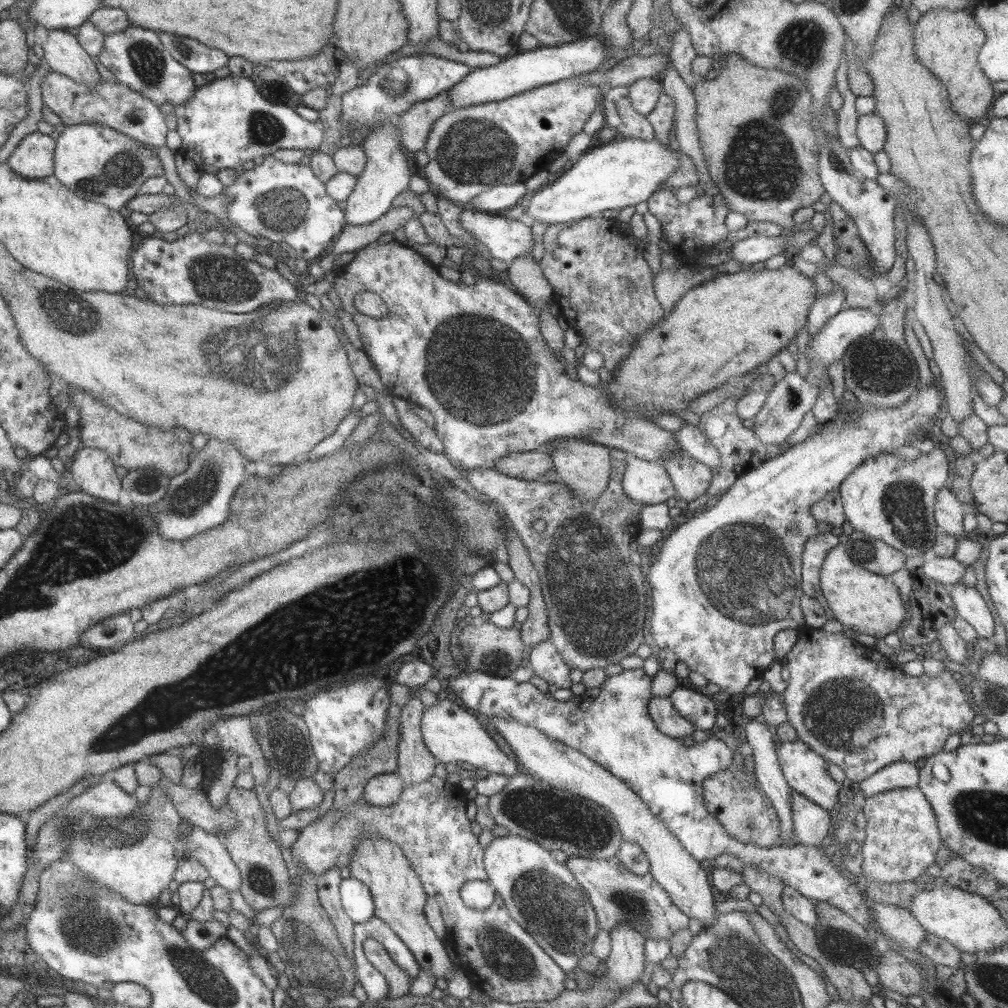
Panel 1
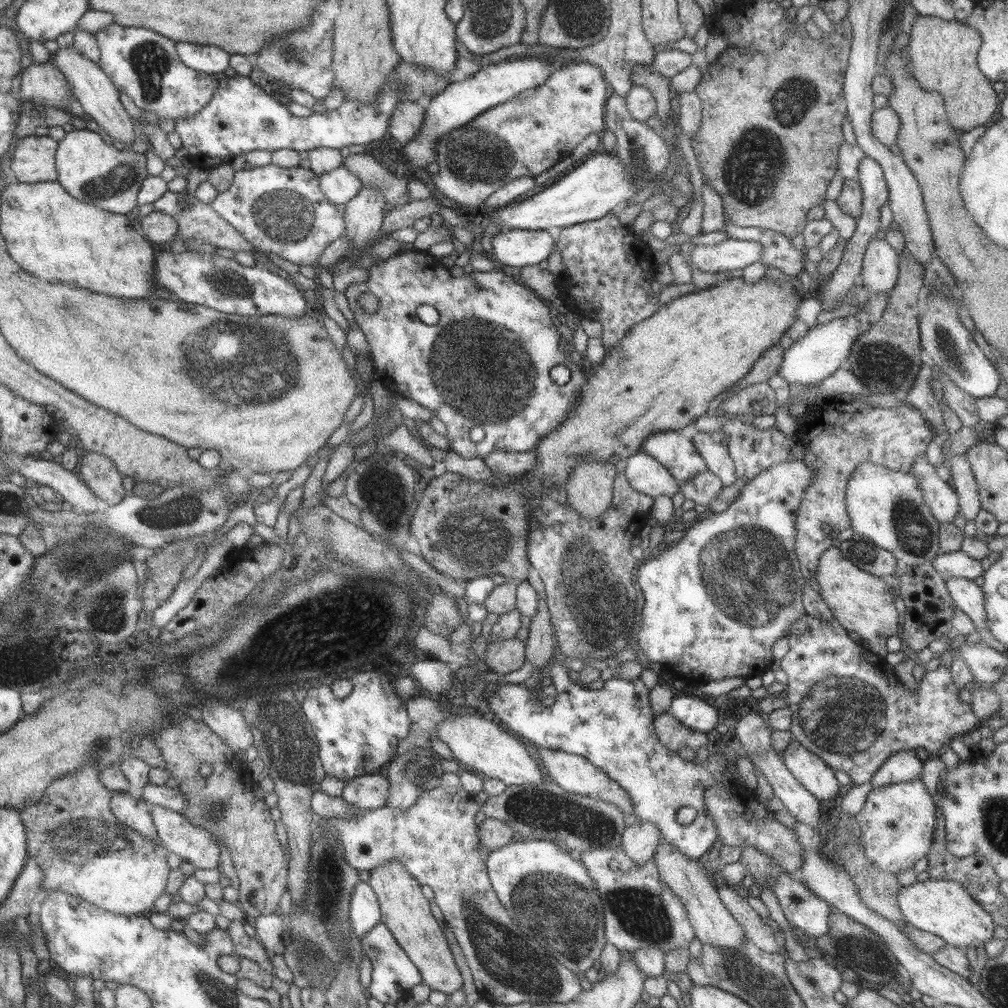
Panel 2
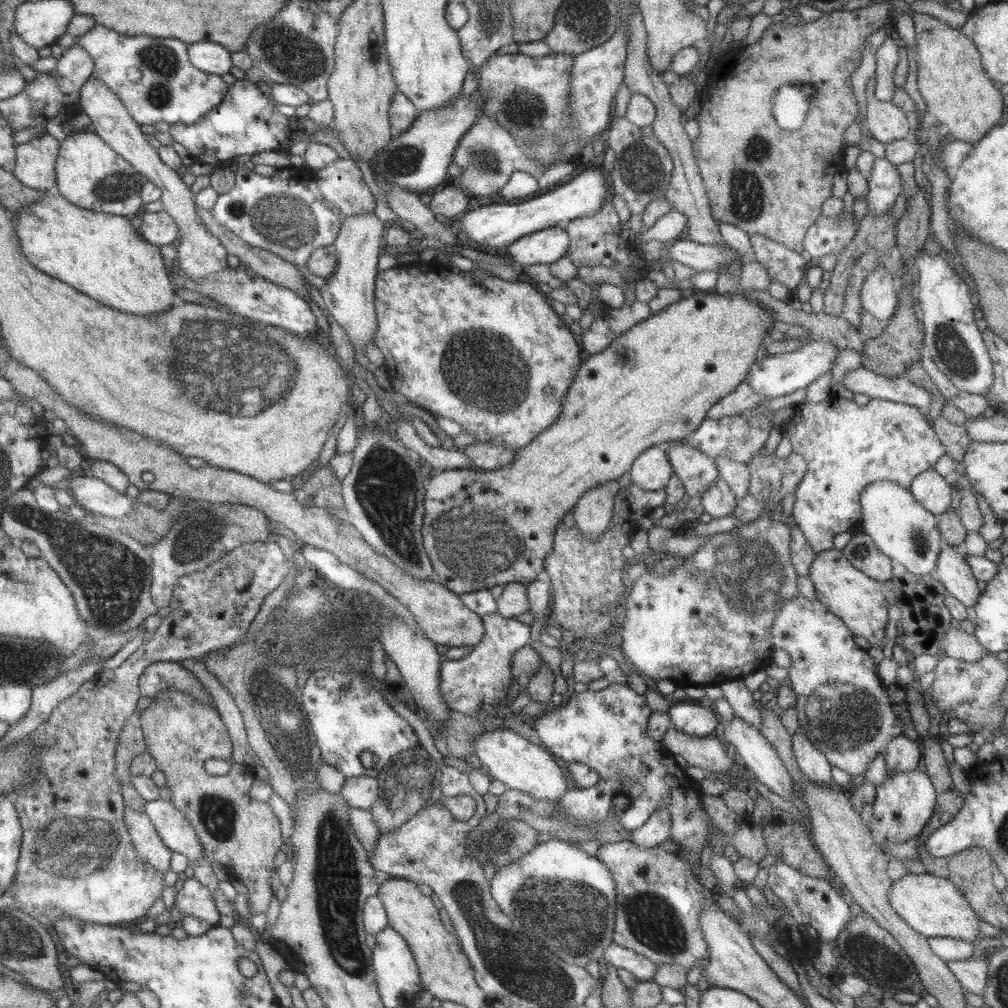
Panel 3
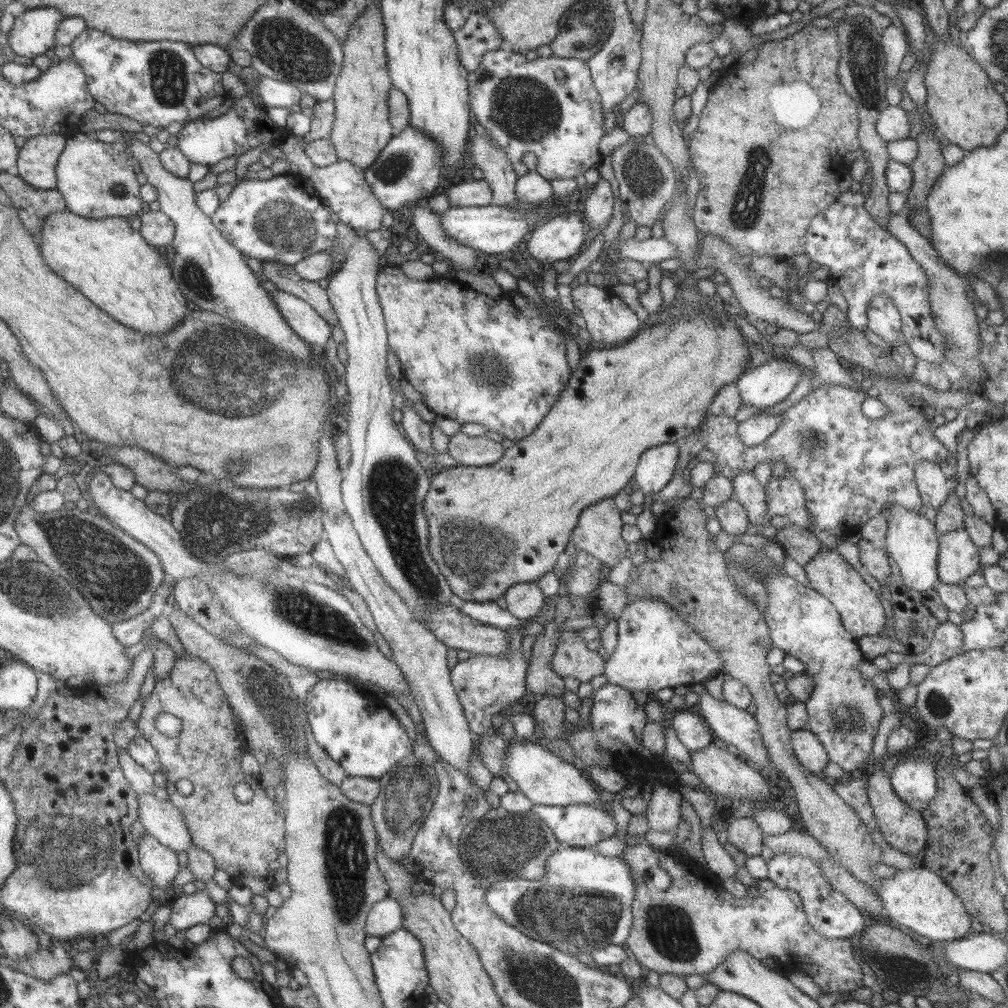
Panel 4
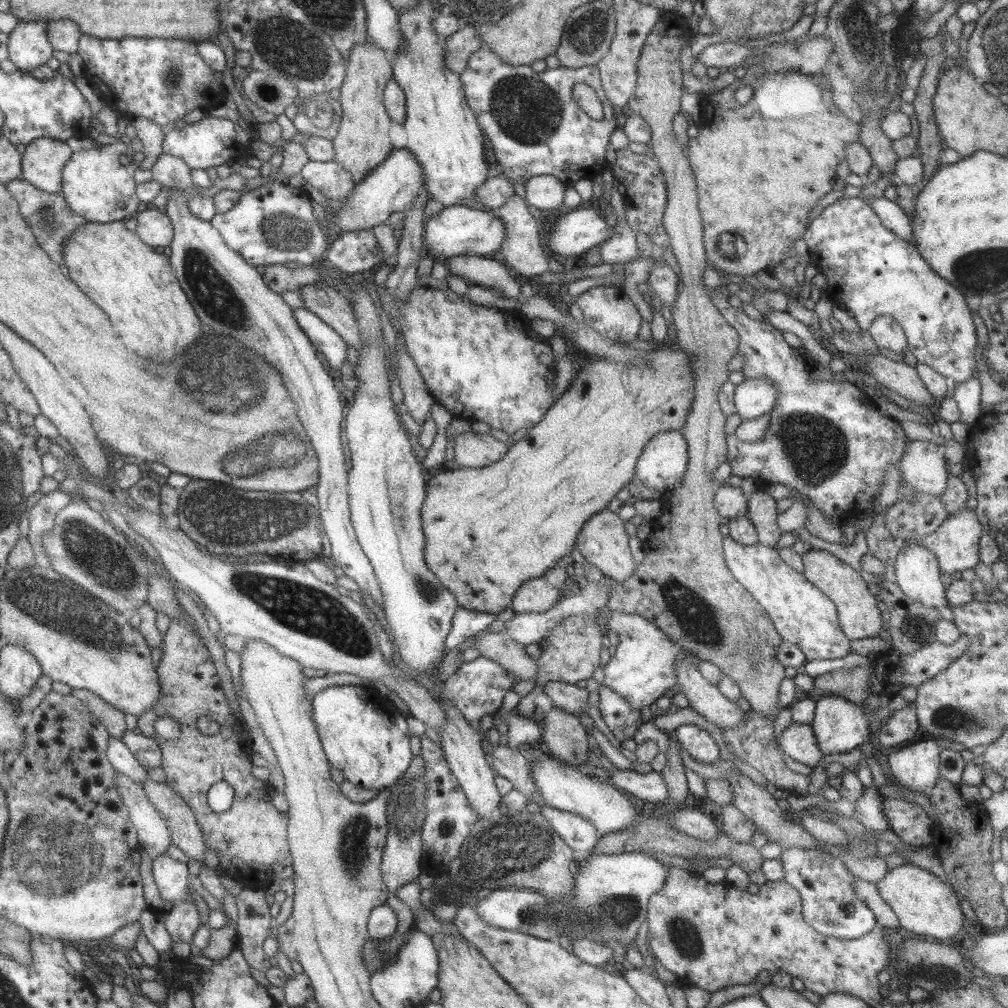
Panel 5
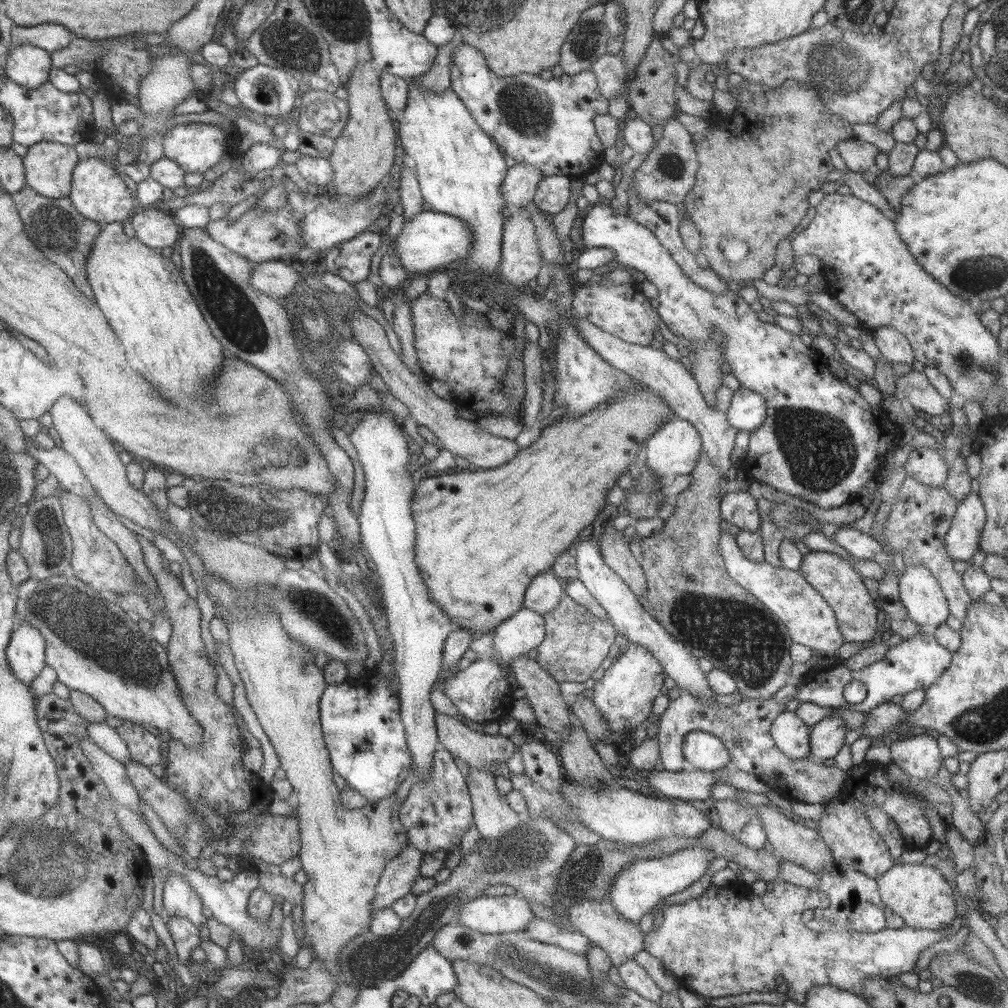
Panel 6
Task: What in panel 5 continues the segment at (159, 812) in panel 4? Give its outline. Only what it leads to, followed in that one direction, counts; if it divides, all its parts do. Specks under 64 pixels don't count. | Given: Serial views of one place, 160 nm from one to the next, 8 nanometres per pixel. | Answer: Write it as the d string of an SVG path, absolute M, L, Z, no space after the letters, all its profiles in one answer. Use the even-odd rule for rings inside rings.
M115 772L115 788L136 828L138 844L151 860L161 856L171 843L167 823L151 806L139 783Z

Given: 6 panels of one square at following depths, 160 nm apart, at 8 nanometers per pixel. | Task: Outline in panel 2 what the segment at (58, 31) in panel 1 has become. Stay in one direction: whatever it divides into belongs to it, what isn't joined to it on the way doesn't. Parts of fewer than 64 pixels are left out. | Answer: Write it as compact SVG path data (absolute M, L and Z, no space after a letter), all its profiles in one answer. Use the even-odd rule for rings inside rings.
M72 46L58 48L52 56L54 66L64 75L69 83L72 95L84 110L84 117L94 120L100 128L115 139L115 144L121 148L130 149L130 145L136 138L134 123L119 102L119 93L111 79L97 66L96 62L81 56Z

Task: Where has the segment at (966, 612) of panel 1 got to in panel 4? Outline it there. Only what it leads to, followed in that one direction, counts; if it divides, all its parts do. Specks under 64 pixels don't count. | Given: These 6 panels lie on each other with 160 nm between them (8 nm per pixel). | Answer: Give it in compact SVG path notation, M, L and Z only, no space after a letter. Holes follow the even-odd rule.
M965 528L938 535L937 580L945 584L963 585L965 578L971 576L980 565L978 548L973 544Z

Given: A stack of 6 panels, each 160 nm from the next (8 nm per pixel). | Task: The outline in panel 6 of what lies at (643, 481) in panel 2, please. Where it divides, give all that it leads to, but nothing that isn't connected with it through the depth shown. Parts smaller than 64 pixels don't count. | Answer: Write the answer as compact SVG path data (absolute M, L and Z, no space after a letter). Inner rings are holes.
M674 417L662 424L651 436L648 436L640 452L640 458L658 478L669 481L677 474L689 474L701 450L700 435L695 428L686 420Z

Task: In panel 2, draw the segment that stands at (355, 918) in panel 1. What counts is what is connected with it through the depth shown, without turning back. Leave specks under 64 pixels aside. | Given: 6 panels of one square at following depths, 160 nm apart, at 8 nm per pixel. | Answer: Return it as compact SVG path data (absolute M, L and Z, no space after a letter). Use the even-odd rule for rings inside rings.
M359 882L353 887L348 900L348 919L351 928L360 938L380 921L380 908L373 889L366 882Z

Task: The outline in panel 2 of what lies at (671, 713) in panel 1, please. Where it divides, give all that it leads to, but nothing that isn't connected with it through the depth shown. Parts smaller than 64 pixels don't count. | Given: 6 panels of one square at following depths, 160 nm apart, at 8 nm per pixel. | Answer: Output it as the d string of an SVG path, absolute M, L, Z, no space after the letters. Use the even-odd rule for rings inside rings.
M669 709L657 713L652 717L654 732L659 744L665 748L677 752L681 748L687 748L696 752L707 743L706 734L691 730L675 720Z

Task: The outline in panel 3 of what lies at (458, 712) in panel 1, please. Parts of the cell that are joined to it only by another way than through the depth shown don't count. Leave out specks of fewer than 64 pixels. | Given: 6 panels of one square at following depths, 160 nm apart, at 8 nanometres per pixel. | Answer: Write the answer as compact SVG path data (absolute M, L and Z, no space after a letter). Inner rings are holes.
M498 726L473 740L473 756L489 771L492 779L505 784L506 789L529 794L535 800L558 802L565 792L571 790L571 781L557 760L545 749L521 738L516 732Z

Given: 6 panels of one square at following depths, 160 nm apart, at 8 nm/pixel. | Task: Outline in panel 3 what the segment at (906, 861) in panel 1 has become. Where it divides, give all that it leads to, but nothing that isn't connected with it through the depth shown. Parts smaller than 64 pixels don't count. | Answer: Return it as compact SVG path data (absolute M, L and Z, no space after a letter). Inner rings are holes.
M918 769L887 776L876 786L875 793L868 829L874 844L880 849L886 842L893 844L916 839L933 814L937 796L928 775Z

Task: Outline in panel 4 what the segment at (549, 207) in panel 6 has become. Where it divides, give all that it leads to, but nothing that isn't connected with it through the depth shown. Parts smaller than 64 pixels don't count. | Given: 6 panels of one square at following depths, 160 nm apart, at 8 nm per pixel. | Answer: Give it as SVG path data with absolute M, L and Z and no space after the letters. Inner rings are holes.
M525 152L521 156L521 162L525 164L527 172L516 178L514 184L516 198L537 205L553 202L555 198L548 179L536 173L536 156L532 152Z

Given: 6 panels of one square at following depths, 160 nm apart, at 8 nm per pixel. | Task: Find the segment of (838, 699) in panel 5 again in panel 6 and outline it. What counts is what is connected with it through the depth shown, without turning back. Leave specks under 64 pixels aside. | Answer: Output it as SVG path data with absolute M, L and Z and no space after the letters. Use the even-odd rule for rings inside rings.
M839 715L825 716L810 728L809 756L817 758L820 763L833 759L845 744L847 731L849 729Z

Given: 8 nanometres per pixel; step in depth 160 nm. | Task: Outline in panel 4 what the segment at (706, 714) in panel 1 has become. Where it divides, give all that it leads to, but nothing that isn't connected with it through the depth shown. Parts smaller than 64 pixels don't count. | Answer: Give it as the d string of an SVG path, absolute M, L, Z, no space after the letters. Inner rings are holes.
M683 708L672 716L671 724L679 742L690 752L697 752L701 748L707 748L714 742L714 737L707 728L701 715Z

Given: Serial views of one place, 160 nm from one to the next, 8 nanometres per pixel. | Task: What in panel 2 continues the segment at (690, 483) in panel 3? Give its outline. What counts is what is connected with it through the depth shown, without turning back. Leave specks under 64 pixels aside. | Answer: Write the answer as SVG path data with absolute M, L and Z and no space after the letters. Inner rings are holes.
M679 429L651 433L642 440L640 450L662 464L679 484L706 470L693 443Z

